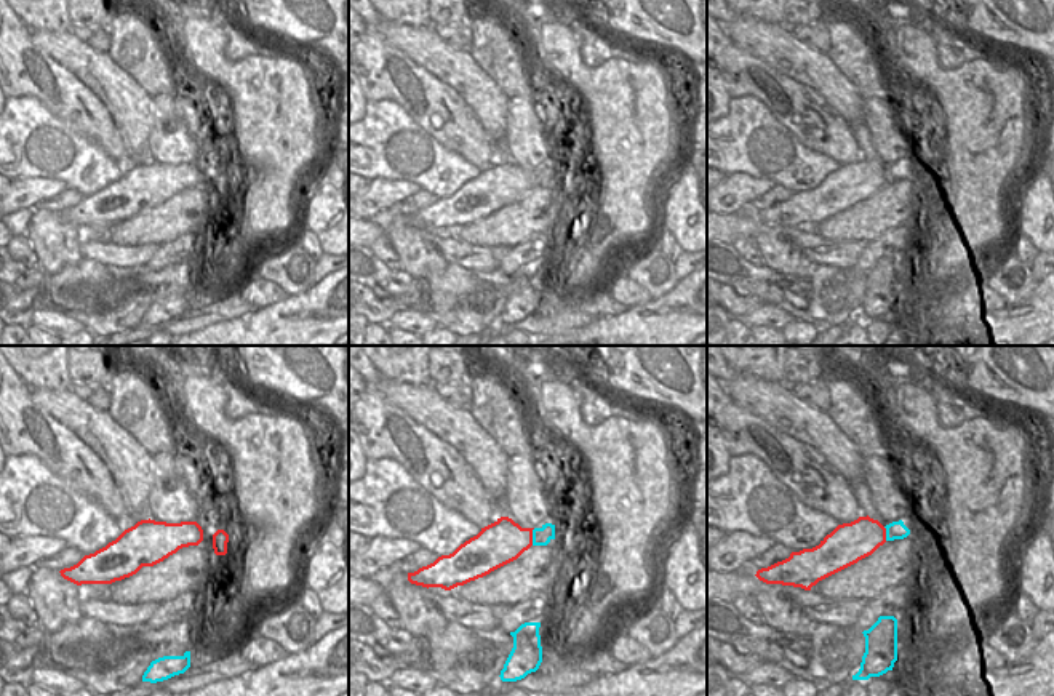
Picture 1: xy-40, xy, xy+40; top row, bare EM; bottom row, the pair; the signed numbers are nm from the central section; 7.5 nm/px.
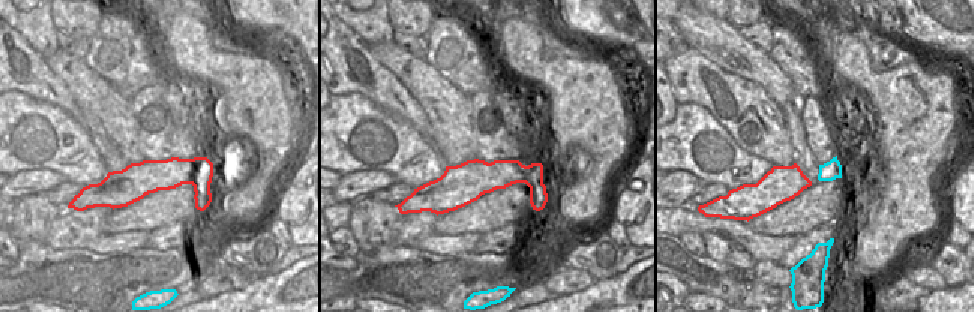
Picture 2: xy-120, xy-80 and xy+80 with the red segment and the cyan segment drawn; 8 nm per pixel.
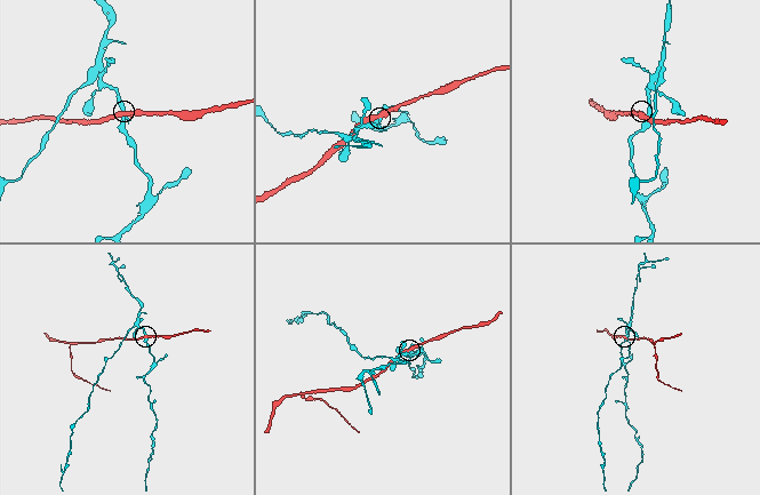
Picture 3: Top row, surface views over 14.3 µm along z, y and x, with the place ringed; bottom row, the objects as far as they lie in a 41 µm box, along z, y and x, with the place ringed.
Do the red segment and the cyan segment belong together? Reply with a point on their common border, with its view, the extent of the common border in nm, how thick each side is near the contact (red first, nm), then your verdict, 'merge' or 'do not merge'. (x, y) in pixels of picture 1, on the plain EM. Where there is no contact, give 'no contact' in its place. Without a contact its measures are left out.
xy (531, 178) | 130 nm | 320/140 nm | do not merge

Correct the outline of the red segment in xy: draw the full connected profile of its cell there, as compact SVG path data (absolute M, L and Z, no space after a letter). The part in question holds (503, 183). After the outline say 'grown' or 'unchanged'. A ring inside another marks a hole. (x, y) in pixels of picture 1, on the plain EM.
M509 158L494 165L461 186L453 195L438 198L433 205L408 214L408 222L422 229L451 232L517 202L533 187L533 171L521 170Z; unchanged

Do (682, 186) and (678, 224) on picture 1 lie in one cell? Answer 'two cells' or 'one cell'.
one cell

